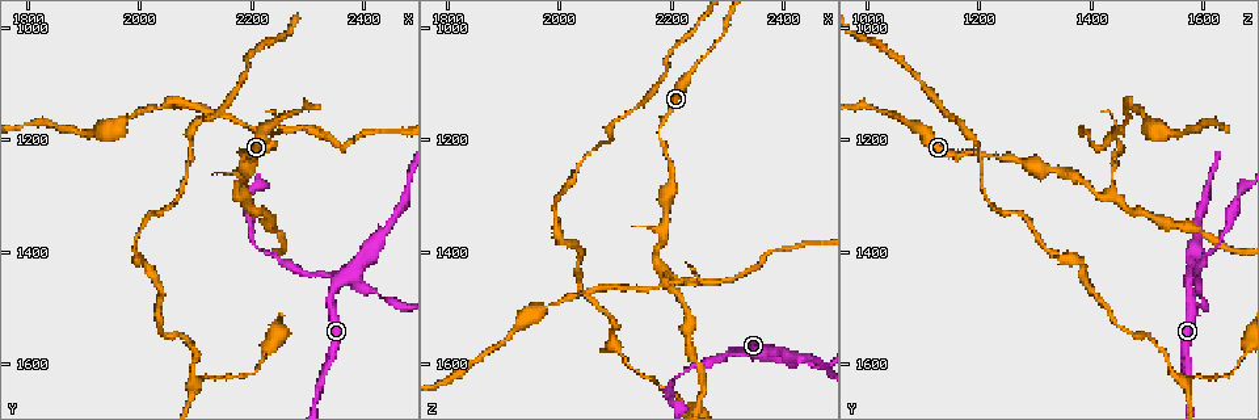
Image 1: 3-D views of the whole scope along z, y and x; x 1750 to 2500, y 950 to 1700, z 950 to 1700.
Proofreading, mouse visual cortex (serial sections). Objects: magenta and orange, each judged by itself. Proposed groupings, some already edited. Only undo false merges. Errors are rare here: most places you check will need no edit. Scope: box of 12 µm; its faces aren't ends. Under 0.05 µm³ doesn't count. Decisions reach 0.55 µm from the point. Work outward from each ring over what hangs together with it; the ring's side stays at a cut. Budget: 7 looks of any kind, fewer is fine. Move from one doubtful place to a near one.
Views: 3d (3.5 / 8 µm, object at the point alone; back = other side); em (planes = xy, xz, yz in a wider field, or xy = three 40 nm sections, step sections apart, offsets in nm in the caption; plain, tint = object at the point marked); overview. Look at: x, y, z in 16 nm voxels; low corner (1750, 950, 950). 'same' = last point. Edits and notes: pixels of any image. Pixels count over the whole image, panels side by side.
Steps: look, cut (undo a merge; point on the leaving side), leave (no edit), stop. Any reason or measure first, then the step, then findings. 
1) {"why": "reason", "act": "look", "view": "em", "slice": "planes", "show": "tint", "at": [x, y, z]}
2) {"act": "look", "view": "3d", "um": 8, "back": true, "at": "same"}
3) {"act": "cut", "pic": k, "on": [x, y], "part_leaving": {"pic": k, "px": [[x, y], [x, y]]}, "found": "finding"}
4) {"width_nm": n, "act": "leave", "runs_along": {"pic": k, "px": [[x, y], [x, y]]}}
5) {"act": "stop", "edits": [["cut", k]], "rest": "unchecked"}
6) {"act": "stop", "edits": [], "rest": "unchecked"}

{"why": "abrupt turn", "act": "look", "view": "3d", "um": 3.5, "at": [2350, 1455, 1580]}

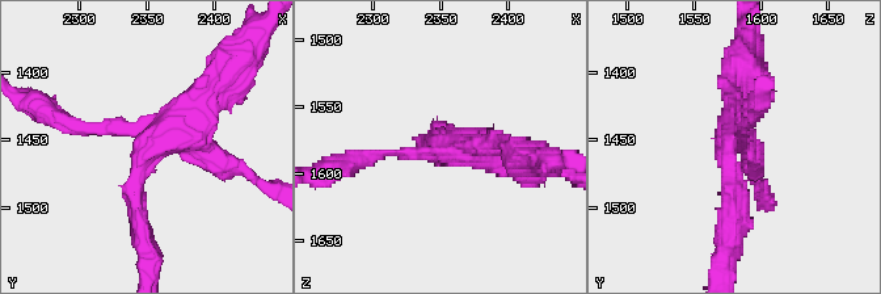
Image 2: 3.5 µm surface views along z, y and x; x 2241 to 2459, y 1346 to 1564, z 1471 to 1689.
{"arms": 4, "arm_widths_nm": [100, 200, 250, 300], "why": "need the tissue", "act": "look", "view": "em", "slice": "xy", "step": 1, "show": "tint", "at": [2348, 1458, 1576]}

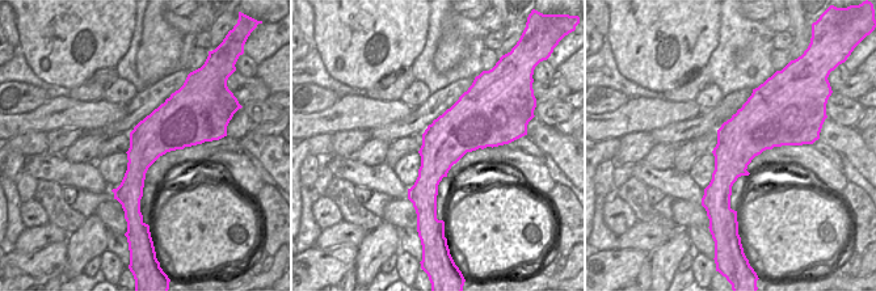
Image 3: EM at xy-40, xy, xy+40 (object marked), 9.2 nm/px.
{"act": "cut", "pic": 2, "on": [220, 159], "found": "a second cell is stuck on"}

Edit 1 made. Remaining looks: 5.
{"why": "thick turns thin", "act": "look", "view": "3d", "um": 3.5, "at": [2430, 1370, 1590]}

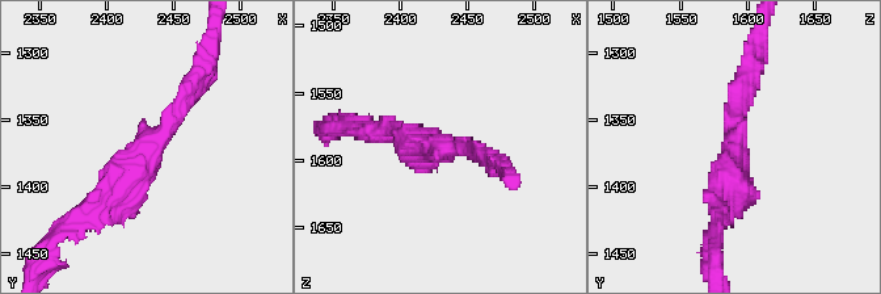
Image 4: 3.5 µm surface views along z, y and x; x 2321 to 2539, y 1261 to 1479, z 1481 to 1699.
{"arm_widths_nm": [200, 300], "why": "shape alone is not enough", "act": "look", "view": "em", "slice": "planes", "show": "tint", "at": [2436, 1366, 1592]}

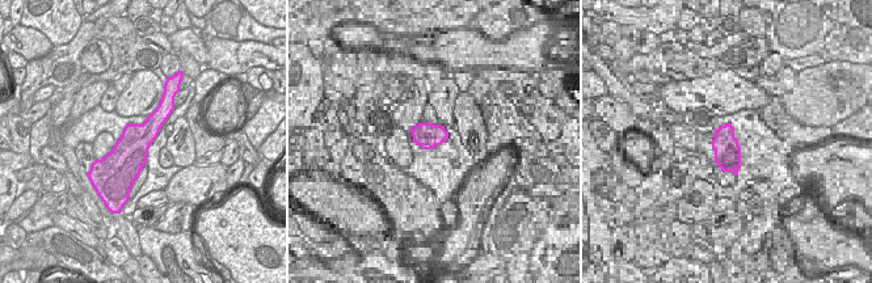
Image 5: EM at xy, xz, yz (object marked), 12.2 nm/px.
{"width_nm": 420, "act": "leave", "runs_along": {"pic": 4, "px": [[97, 209], [150, 152], [202, 68]]}, "found": "all the same cell"}

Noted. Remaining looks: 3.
{"act": "look", "view": "3d", "um": 8, "at": [2190, 1290, 1435]}

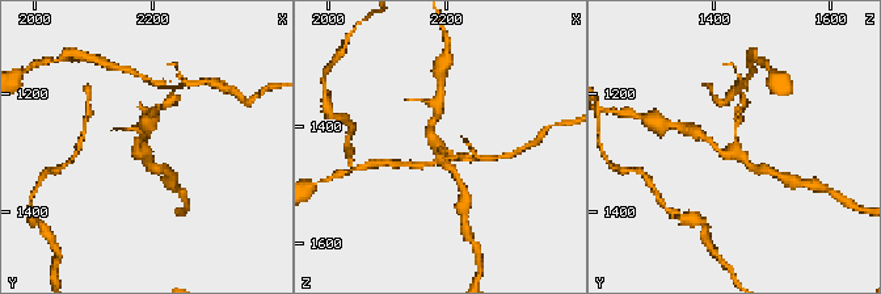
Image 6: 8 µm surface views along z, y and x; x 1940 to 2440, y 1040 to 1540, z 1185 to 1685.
{"act": "look", "view": "3d", "um": 3.5, "at": [2190, 1290, 1435]}

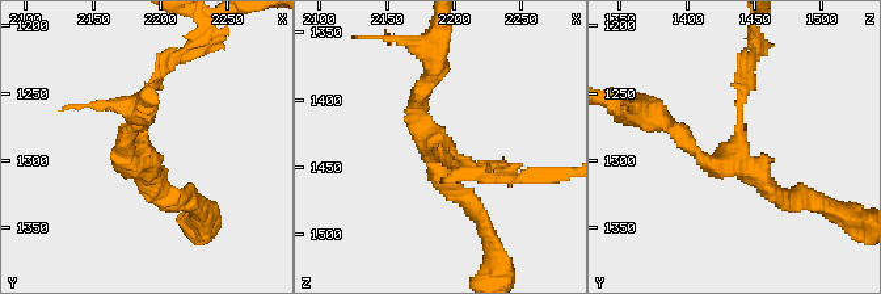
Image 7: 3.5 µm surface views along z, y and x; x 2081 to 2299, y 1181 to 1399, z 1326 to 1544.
{"arms": 3, "arm_widths_nm": [100, 200, 200], "why": "shape alone is not enough", "act": "look", "view": "em", "slice": "xy", "step": 5, "show": "tint", "at": [2188, 1298, 1434]}

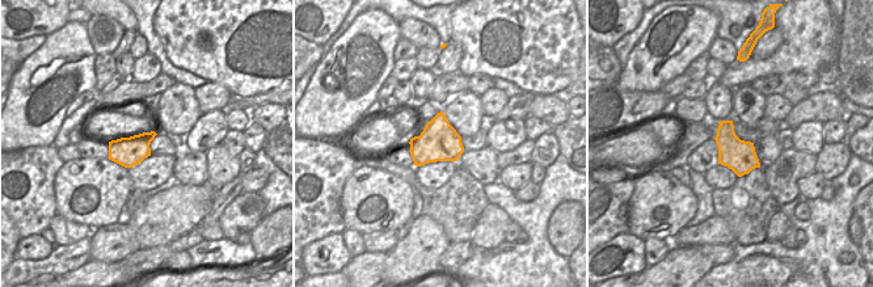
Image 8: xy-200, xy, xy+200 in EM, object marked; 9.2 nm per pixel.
{"act": "leave", "runs_along": {"pic": 7, "px": [[669, 127], [725, 163], [749, 75]]}, "found": "continuous, no second cell"}

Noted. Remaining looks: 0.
{"act": "stop", "edits": [["cut", 2]], "rest": "unchecked"}

